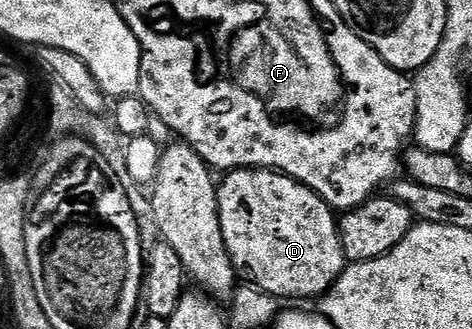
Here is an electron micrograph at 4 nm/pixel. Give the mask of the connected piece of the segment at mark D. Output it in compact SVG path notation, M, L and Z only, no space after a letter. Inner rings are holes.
M248 168L227 172L217 186L223 240L237 274L273 298L321 298L344 272L348 262L341 245L337 216L308 186L278 171Z

